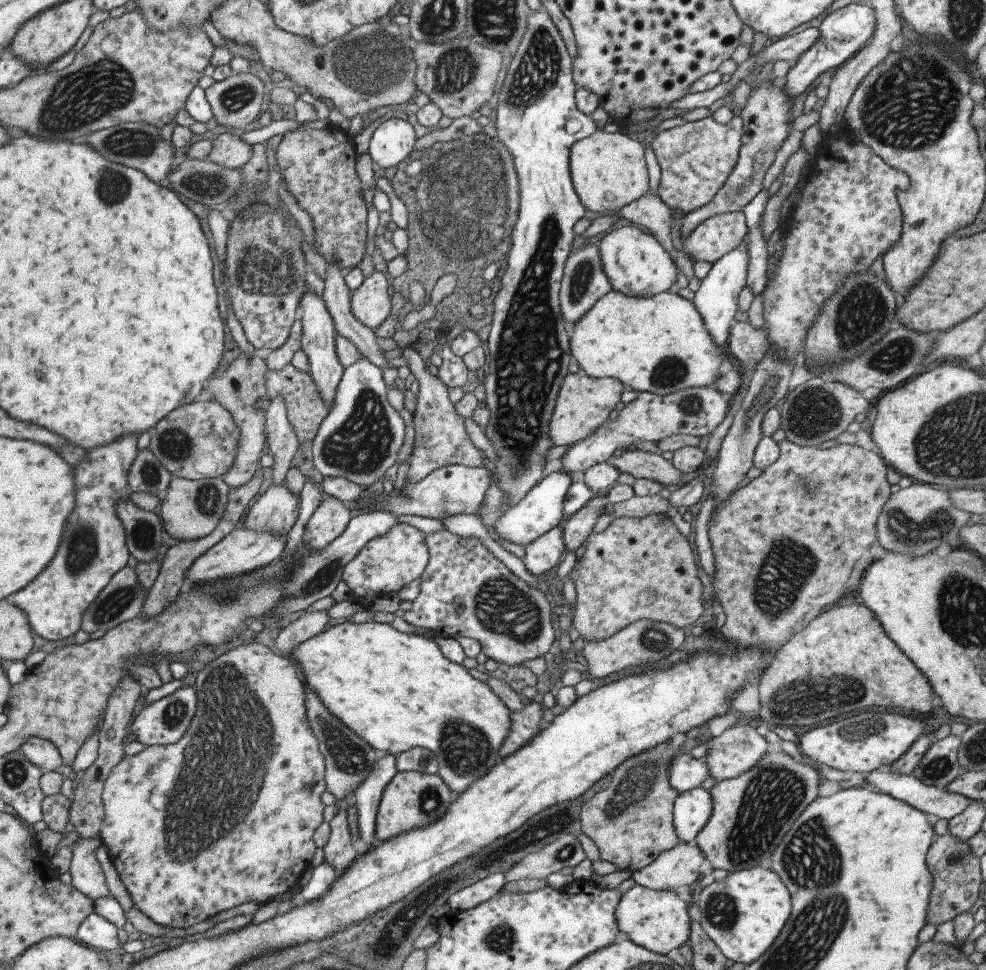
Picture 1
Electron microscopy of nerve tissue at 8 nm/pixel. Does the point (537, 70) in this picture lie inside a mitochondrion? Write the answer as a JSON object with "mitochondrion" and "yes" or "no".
{"mitochondrion":"yes"}

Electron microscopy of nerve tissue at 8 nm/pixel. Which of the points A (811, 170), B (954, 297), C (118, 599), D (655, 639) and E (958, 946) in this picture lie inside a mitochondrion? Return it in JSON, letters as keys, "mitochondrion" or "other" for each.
{"A":"other","B":"other","C":"mitochondrion","D":"mitochondrion","E":"other"}

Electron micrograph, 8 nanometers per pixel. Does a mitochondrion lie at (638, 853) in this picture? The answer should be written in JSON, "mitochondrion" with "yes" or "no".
{"mitochondrion":"no"}

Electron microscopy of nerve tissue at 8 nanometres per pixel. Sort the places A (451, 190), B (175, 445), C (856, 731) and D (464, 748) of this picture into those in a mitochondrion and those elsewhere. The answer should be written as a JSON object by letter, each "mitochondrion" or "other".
{"A":"mitochondrion","B":"mitochondrion","C":"mitochondrion","D":"mitochondrion"}

